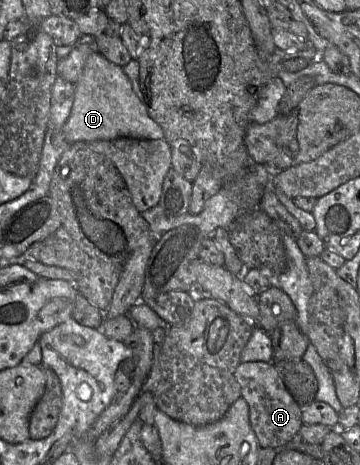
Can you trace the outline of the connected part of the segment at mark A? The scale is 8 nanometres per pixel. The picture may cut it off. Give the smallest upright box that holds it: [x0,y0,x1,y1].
[234,362,303,449]

